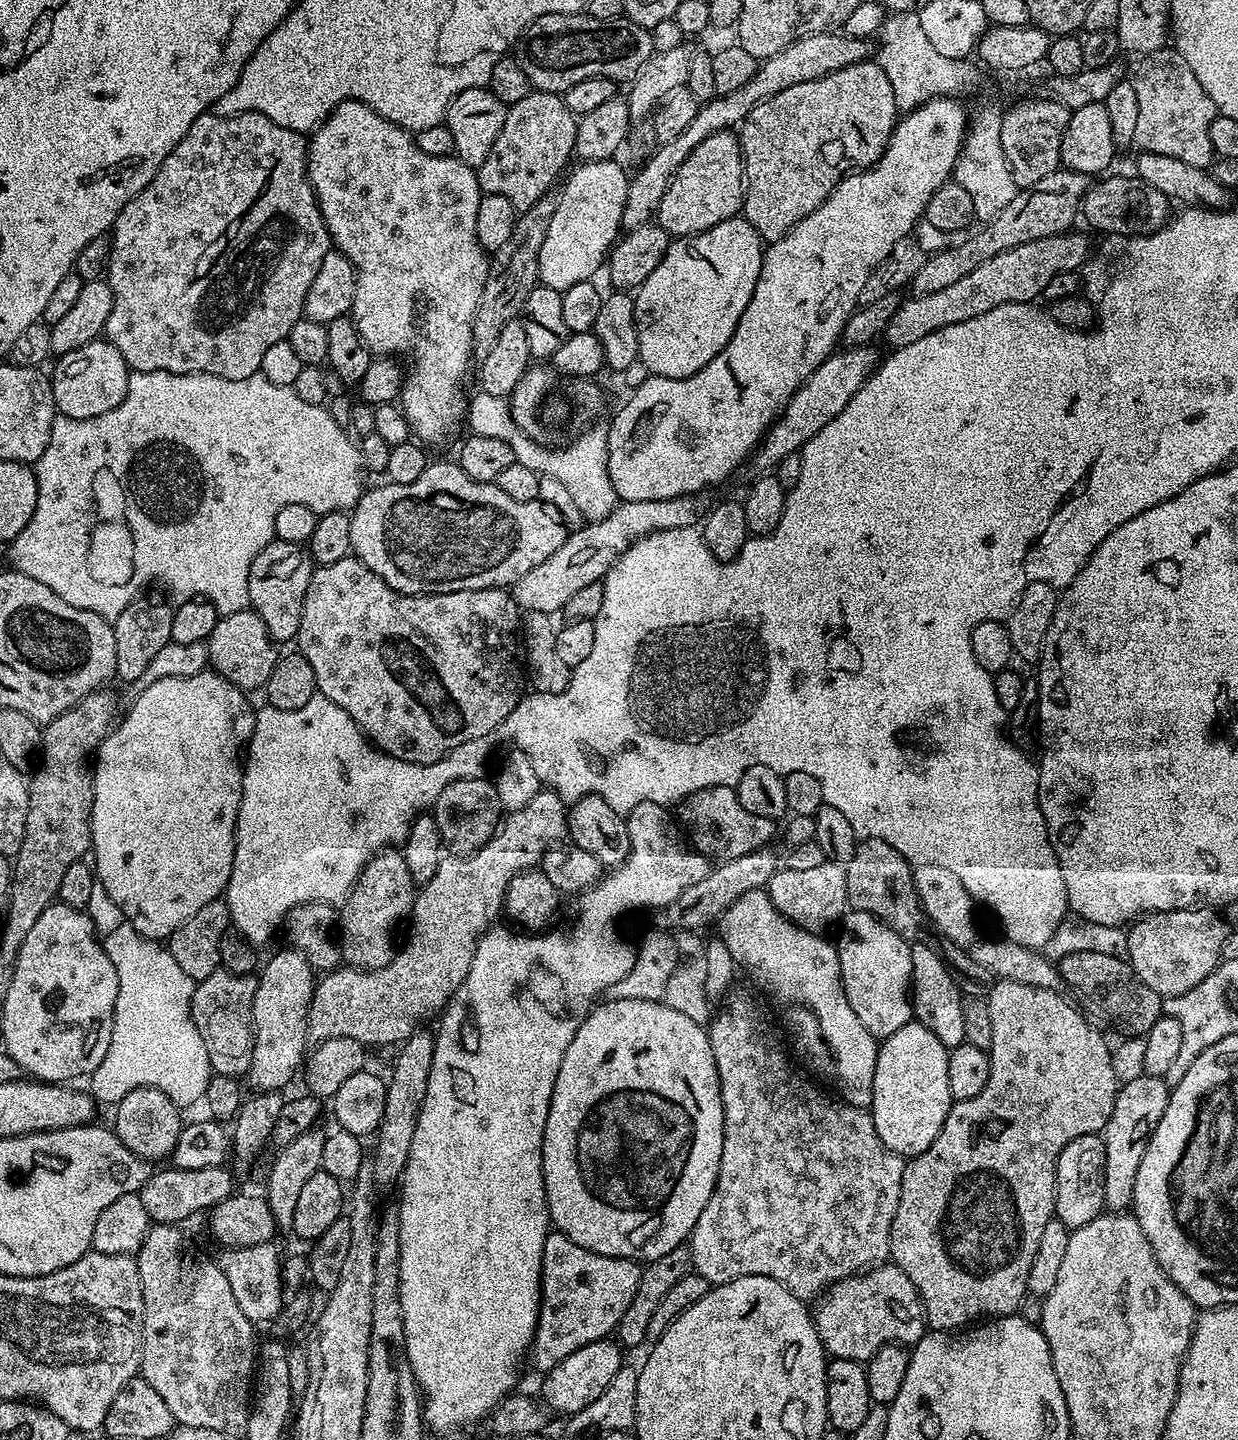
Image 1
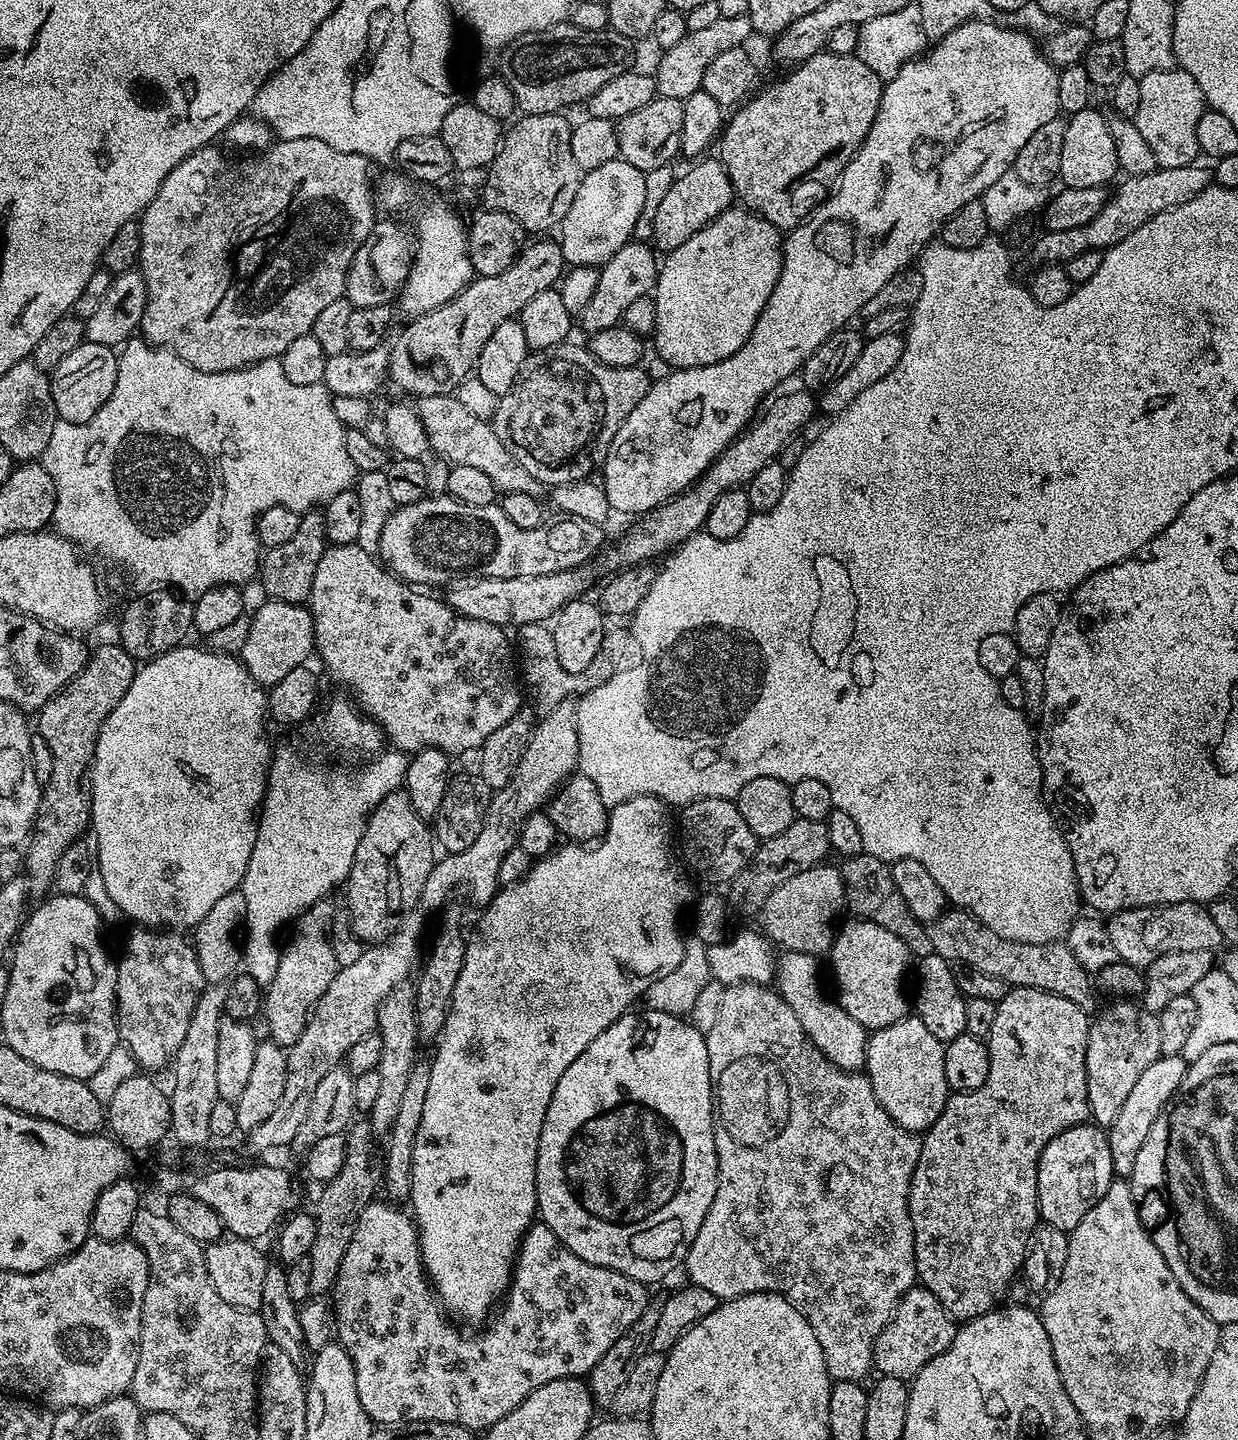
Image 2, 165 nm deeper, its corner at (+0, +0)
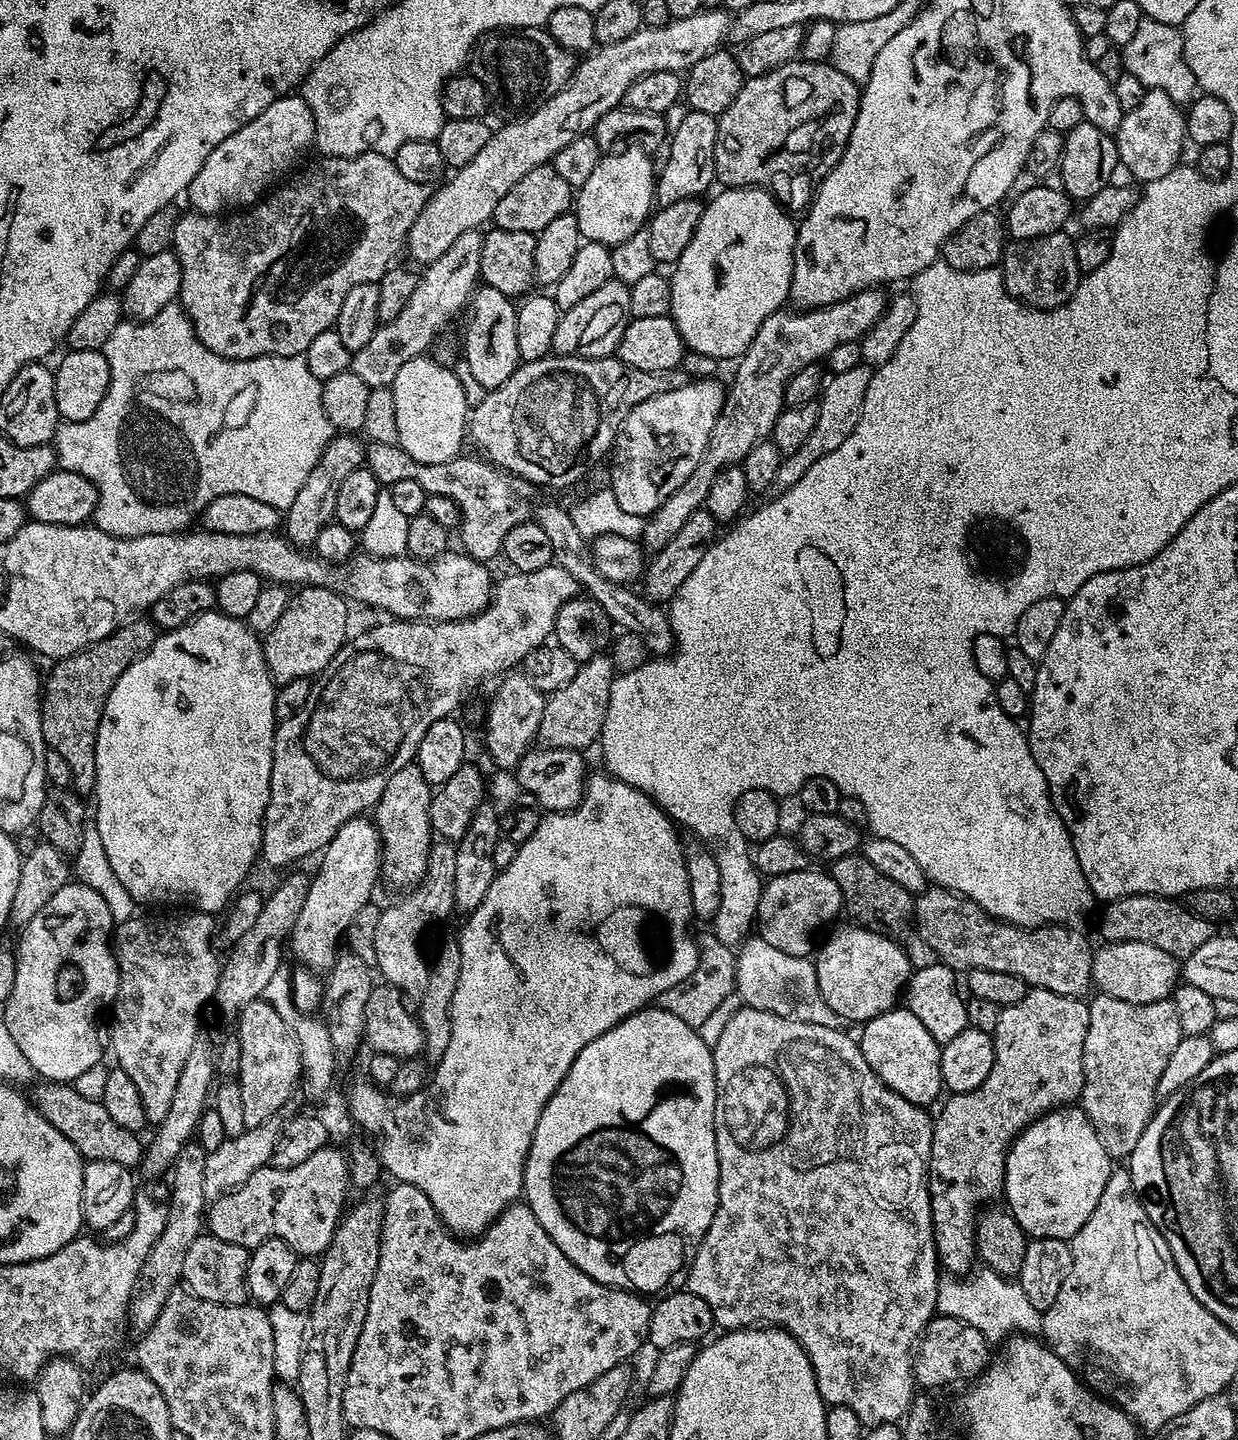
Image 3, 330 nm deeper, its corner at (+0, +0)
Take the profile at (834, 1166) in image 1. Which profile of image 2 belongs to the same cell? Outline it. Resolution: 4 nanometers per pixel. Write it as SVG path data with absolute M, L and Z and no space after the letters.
M763 984L727 985L718 1006L718 1018L714 1018L714 1026L710 1026L704 1041L714 1097L716 1193L684 1259L683 1267L688 1268L687 1279L702 1286L702 1290L710 1290L710 1294L714 1294L720 1302L755 1292L776 1292L785 1296L804 1315L806 1322L810 1322L814 1338L818 1338L818 1346L822 1346L829 1377L833 1381L863 1381L863 1376L874 1368L872 1347L878 1334L893 1320L900 1300L917 1283L914 1226L910 1222L908 1195L912 1175L918 1166L921 1137L898 1126L898 1122L894 1122L894 1118L882 1110L867 1075L834 1066L834 1062L830 1062L830 1058L826 1058L826 1054L822 1054L822 1050L810 1042L806 1030L802 1030L802 1022L798 1022L798 1014L794 1014L792 1007L781 998L775 987Z

